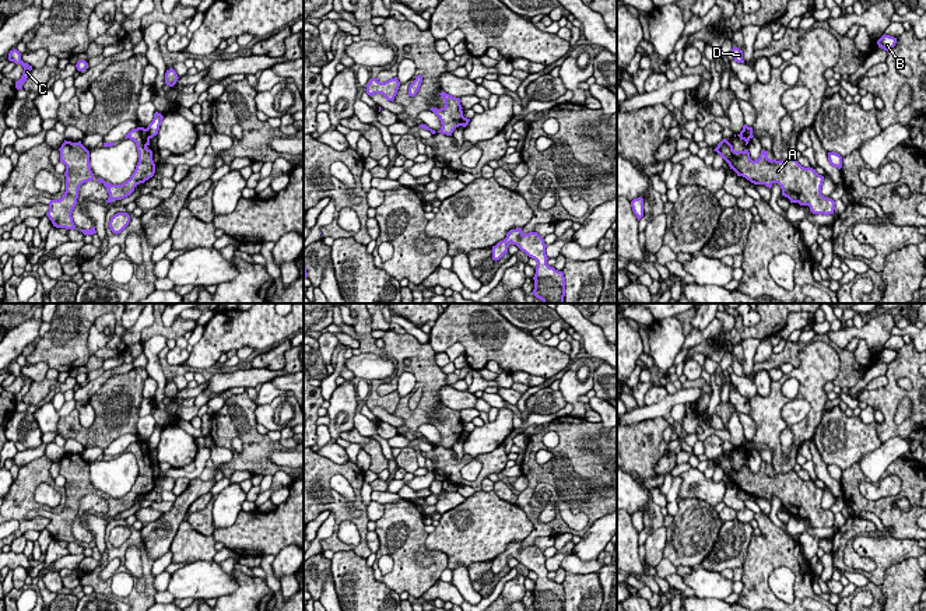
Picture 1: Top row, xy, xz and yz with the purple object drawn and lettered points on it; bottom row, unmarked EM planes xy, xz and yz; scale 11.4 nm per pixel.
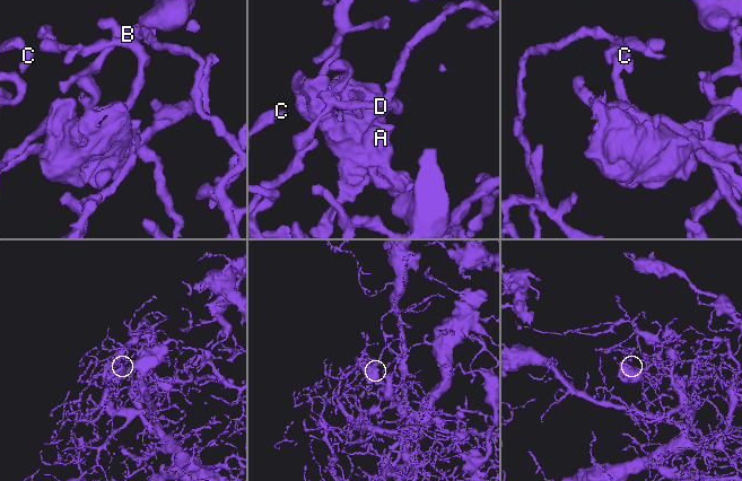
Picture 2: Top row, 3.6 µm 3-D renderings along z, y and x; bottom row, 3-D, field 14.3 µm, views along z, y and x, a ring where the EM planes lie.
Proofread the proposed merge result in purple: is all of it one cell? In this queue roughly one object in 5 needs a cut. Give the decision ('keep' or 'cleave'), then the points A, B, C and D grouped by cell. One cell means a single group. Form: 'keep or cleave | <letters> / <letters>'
cleave | A / B C D

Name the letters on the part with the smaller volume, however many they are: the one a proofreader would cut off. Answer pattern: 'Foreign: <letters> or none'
Foreign: A

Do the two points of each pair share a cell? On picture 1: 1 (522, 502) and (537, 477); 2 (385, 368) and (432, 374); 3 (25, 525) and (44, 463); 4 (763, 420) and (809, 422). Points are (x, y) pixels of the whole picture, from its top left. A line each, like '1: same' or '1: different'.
1: same
2: different
3: same
4: same

